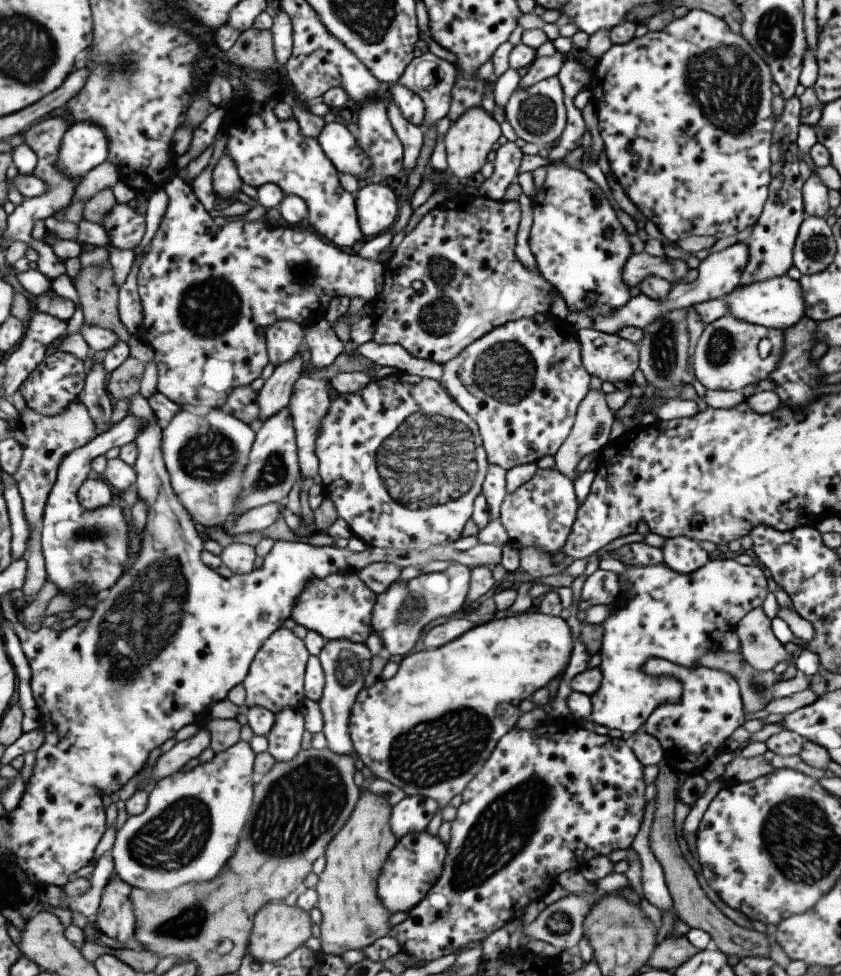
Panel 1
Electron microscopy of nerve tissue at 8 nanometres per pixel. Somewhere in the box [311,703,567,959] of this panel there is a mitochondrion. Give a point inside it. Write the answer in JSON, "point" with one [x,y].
{"point":[495,833]}

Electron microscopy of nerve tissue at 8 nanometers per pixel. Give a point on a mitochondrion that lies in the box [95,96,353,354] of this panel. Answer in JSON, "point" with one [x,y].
{"point":[220,304]}

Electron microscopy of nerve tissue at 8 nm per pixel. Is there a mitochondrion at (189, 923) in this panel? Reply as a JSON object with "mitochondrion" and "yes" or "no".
{"mitochondrion":"yes"}

